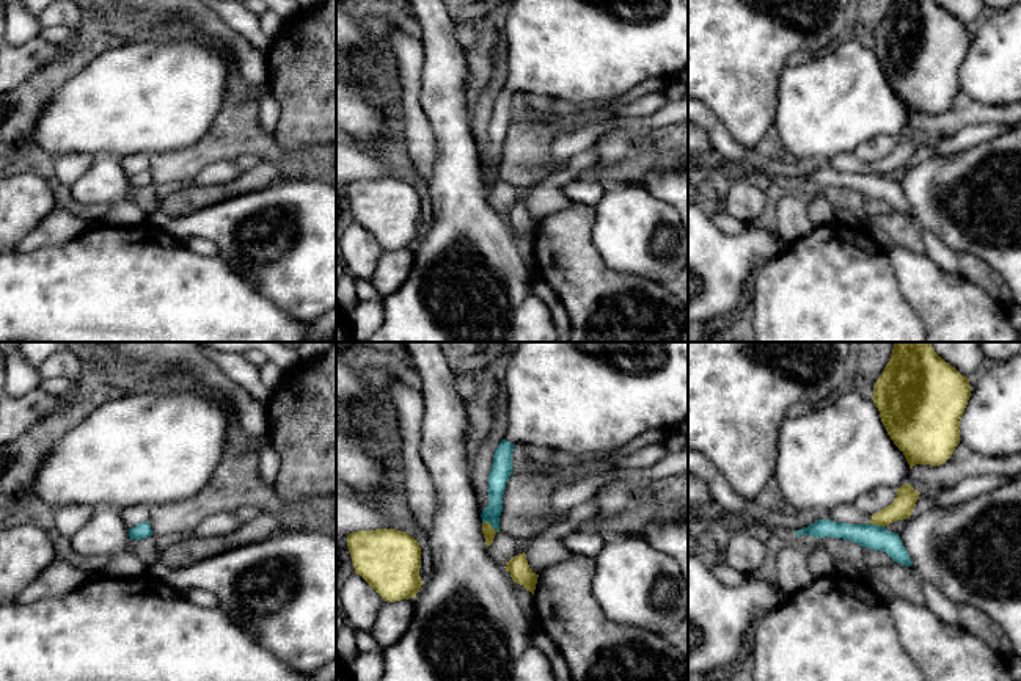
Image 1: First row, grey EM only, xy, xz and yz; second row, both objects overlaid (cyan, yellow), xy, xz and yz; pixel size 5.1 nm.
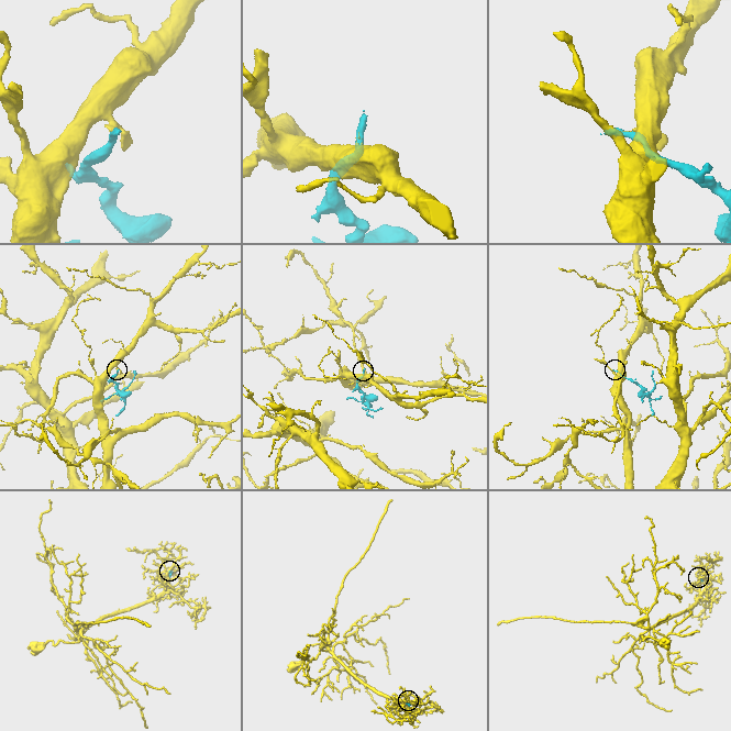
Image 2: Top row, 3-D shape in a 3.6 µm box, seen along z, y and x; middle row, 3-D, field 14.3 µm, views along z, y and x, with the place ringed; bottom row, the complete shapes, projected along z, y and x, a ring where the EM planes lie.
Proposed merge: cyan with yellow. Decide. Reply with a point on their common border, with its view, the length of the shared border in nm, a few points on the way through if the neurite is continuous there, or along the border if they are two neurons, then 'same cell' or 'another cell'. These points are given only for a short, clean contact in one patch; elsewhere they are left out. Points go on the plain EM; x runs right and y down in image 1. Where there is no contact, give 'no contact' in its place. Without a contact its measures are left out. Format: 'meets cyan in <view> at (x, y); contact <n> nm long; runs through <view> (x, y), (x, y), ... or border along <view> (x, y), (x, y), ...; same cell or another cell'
meets cyan in xz at (490, 171); contact 100 nm long; border along xz (483, 170), (487, 170), (498, 179); another cell

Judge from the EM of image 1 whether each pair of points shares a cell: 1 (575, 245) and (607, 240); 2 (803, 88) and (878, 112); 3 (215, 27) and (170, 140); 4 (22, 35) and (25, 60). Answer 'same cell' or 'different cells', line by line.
1: different cells
2: same cell
3: different cells
4: different cells

